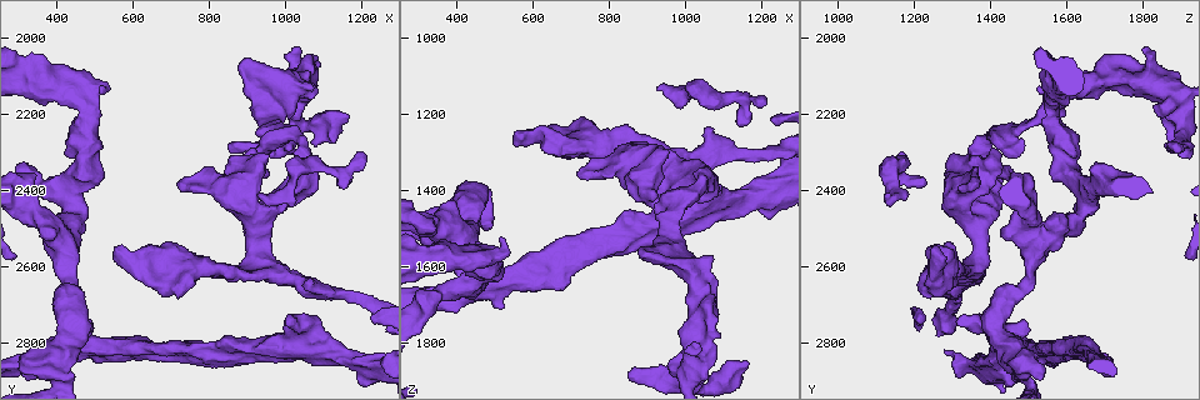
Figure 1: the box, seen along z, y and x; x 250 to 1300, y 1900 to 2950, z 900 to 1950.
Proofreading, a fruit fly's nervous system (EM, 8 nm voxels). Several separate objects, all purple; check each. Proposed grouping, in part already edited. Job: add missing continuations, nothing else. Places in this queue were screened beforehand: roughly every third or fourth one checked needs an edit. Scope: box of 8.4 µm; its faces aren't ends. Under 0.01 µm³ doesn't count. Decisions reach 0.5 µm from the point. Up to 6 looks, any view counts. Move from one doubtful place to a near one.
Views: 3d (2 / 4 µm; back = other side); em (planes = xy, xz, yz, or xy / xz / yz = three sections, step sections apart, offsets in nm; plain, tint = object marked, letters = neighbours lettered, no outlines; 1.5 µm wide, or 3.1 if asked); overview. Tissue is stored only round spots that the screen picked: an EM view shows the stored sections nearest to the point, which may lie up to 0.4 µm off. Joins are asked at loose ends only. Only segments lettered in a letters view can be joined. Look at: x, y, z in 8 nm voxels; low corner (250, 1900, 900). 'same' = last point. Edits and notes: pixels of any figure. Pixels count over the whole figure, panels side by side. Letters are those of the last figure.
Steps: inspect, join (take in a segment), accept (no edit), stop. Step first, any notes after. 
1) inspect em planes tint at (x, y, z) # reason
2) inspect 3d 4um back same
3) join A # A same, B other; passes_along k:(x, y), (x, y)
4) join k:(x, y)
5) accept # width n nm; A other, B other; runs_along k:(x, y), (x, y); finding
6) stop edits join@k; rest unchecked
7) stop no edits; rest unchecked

inspect em planes letters at (1145, 2385, 1220) # free end

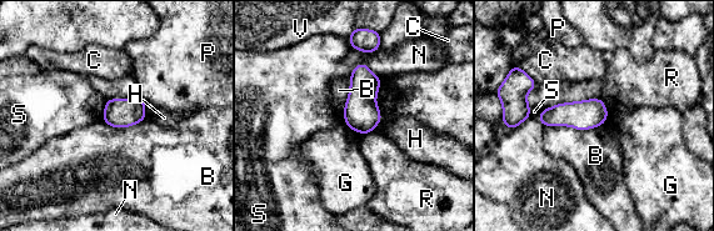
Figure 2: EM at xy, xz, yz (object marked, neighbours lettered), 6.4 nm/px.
accept # B other, C other, G other, H other, N other, P other, R other, S other, V other; no lettered segment goes on from it

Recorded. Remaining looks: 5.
inspect em planes letters at (525, 2125, 1525) # branch stops here

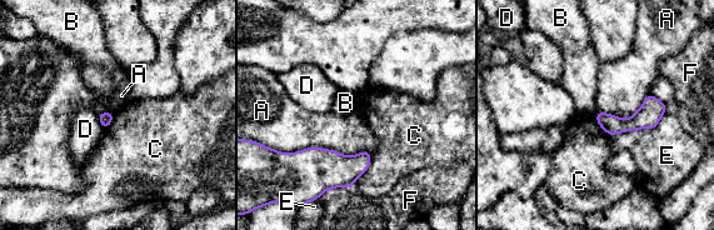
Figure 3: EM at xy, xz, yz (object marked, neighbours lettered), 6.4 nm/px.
accept # longest_contact A 480 nm; A other, B other, C other, D other, E other, F other; border 3:(296, 151), (370, 154); none of them fits

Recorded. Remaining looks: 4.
inspect 3d 4um at (345, 2365, 1500) # an open end

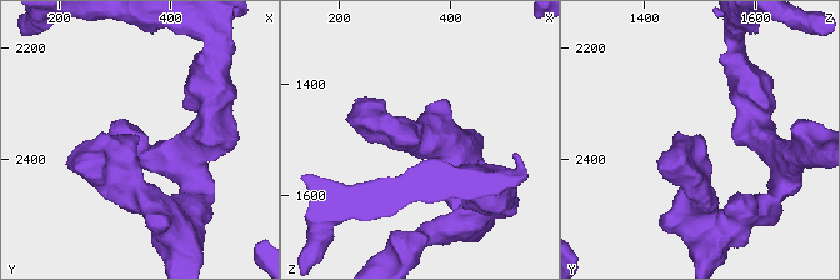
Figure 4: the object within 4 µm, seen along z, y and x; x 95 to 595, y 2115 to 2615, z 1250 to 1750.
inspect em planes letters at (345, 2360, 1505) # need the tissue

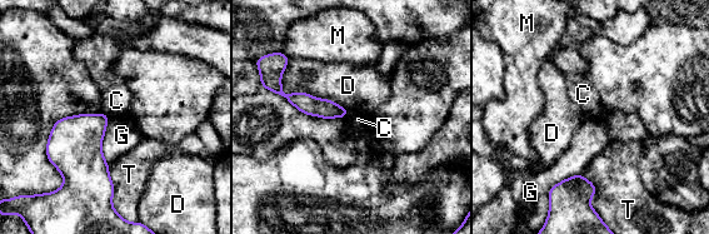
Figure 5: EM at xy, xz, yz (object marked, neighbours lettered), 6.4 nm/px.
accept # C other, D other, G other, M other, T other; none of them fits

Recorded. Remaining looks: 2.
stop no edits; rest unchecked

